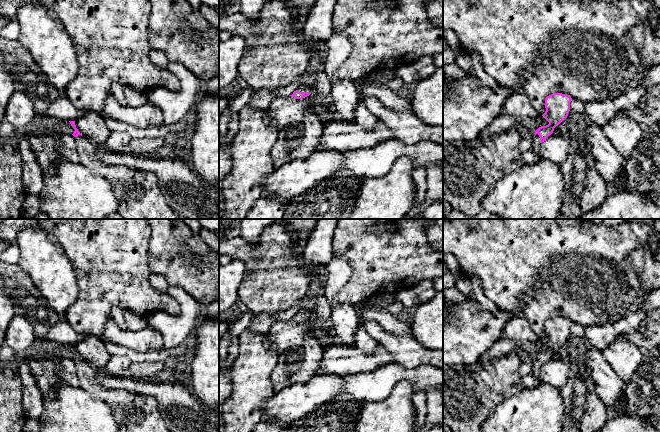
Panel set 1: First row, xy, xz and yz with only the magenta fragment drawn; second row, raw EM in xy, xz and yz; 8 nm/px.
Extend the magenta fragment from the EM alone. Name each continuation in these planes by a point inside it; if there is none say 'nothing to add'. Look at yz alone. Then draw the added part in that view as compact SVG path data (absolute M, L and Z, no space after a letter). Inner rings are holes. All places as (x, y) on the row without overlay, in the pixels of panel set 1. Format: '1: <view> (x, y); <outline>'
1: yz (536, 364); M536 358L533 362L533 369L531 374L538 380L538 385L542 383L540 379L540 368L540 360Z

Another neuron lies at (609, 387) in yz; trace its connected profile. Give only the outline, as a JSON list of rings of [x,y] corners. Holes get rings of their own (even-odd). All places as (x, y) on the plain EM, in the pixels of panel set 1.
[[[591,348],[587,353],[586,364],[596,385],[596,393],[604,401],[610,415],[626,415],[620,406],[624,381],[605,361],[603,351]]]

